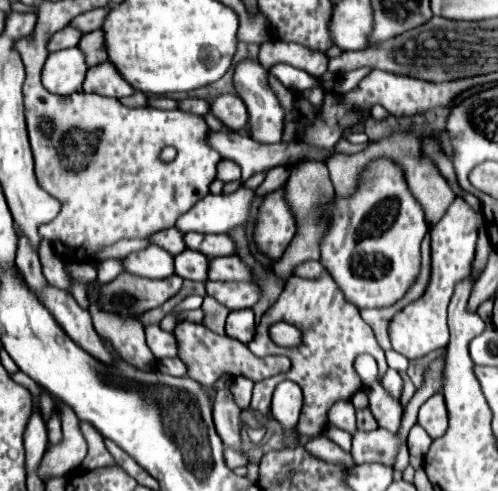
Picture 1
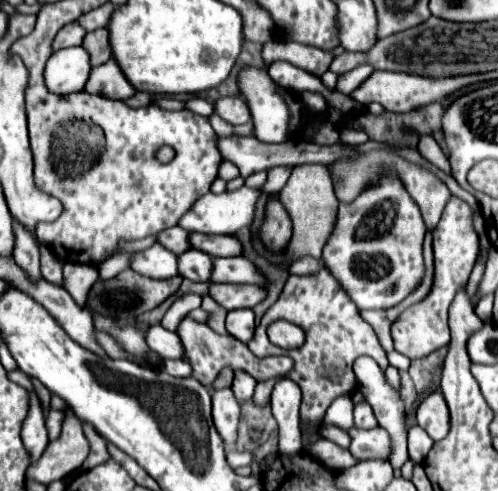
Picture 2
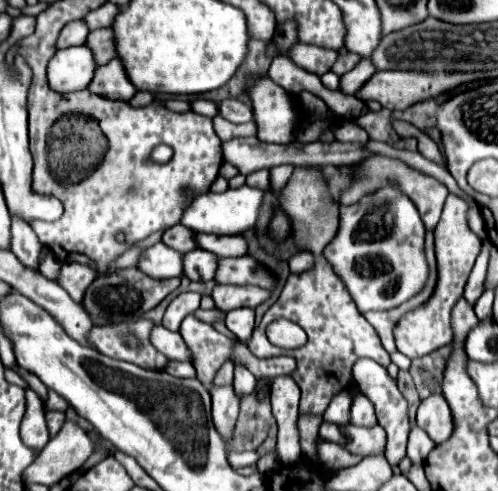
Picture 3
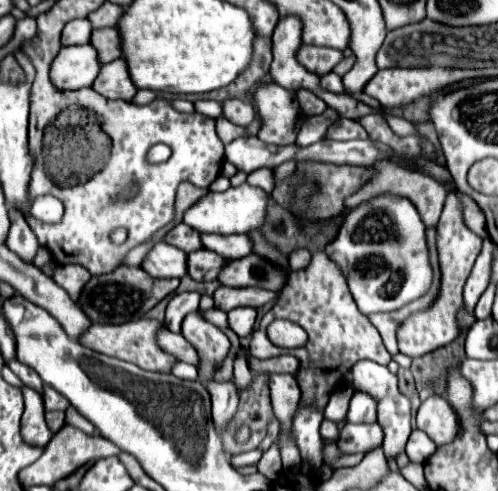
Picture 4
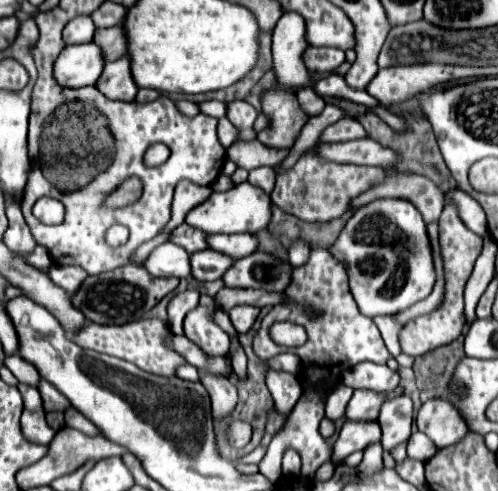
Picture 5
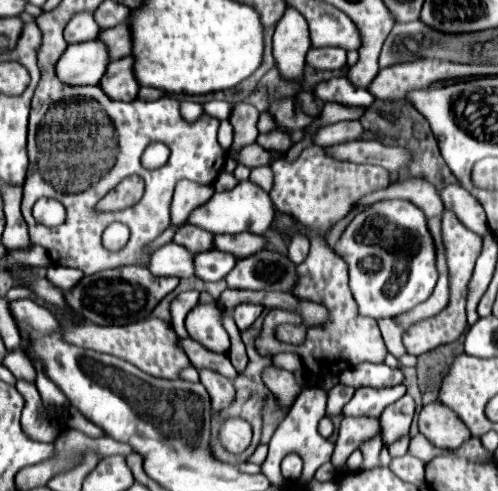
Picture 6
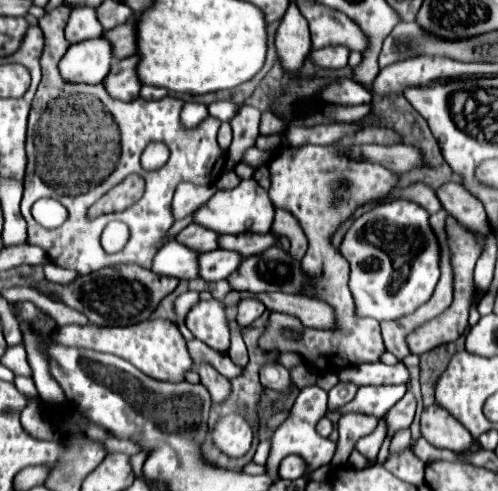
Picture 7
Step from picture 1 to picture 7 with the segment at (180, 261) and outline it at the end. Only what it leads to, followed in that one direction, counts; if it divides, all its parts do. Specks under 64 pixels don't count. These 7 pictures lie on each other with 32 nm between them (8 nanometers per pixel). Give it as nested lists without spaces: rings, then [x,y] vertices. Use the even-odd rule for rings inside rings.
[[[222,248],[216,252],[204,252],[204,254],[200,254],[200,276],[210,282],[224,280],[234,270],[238,270],[242,260],[244,258],[238,252],[230,252],[230,250],[222,250]]]

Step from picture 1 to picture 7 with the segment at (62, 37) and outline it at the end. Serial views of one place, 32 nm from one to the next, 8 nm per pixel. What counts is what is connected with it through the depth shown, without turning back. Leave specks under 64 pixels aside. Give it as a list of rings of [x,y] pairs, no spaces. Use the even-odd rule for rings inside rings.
[[[76,6],[70,12],[68,24],[66,24],[66,38],[68,42],[76,44],[88,38],[100,38],[104,34],[104,28],[96,16],[96,8],[92,6]]]

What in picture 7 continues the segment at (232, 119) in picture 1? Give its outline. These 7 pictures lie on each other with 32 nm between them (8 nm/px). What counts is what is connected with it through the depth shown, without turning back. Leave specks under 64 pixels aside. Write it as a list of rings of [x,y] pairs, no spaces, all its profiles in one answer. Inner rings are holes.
[[[242,106],[240,112],[236,114],[236,120],[232,120],[232,130],[234,130],[234,140],[228,150],[228,160],[234,164],[242,162],[242,156],[248,148],[254,146],[258,138],[258,126],[260,126],[260,116],[262,112],[252,108],[252,106]]]

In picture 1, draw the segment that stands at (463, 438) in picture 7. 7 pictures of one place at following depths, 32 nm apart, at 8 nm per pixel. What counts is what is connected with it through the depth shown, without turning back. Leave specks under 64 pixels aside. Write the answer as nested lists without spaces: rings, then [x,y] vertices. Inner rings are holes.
[[[438,392],[434,396],[430,396],[418,412],[418,424],[430,434],[430,438],[440,438],[446,434],[448,430],[448,410],[446,410],[446,402],[444,396]]]

